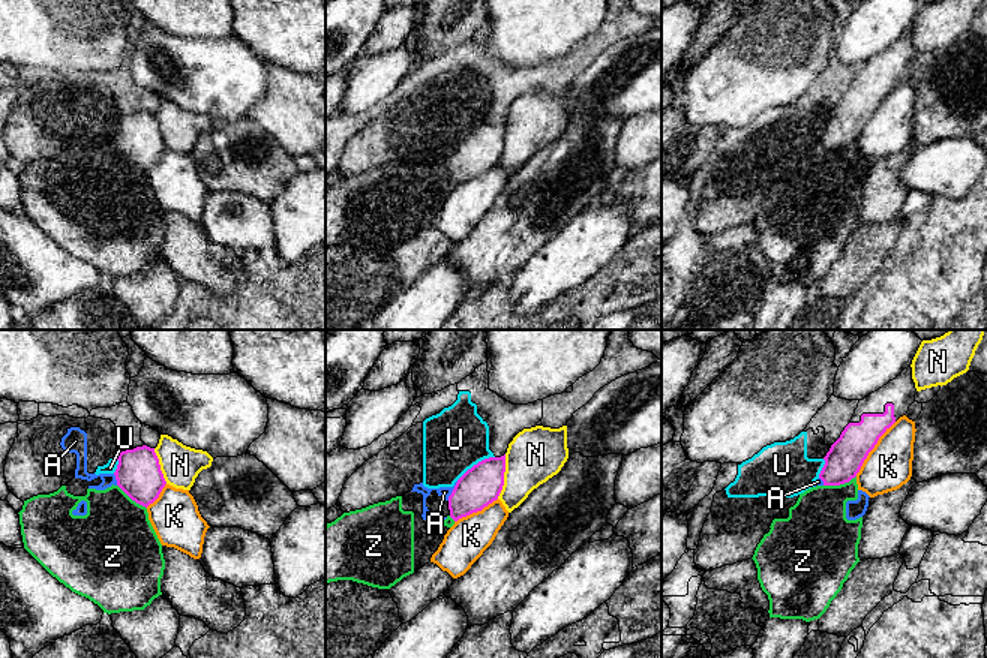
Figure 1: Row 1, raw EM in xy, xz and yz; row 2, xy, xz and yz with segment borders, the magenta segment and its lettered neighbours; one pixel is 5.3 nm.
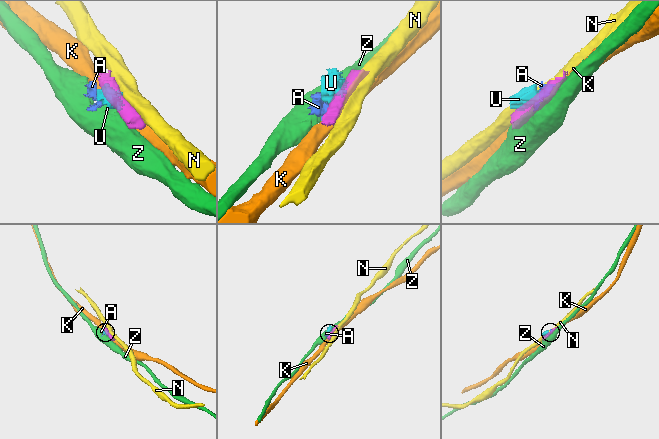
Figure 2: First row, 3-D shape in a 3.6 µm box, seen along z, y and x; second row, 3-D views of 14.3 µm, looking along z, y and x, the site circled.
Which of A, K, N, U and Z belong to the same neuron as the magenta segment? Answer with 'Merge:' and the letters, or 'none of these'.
Merge: none of these

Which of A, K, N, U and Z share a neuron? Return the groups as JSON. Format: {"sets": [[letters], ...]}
{"sets": [["A", "U"], ["K"], ["N"], ["Z"]]}

